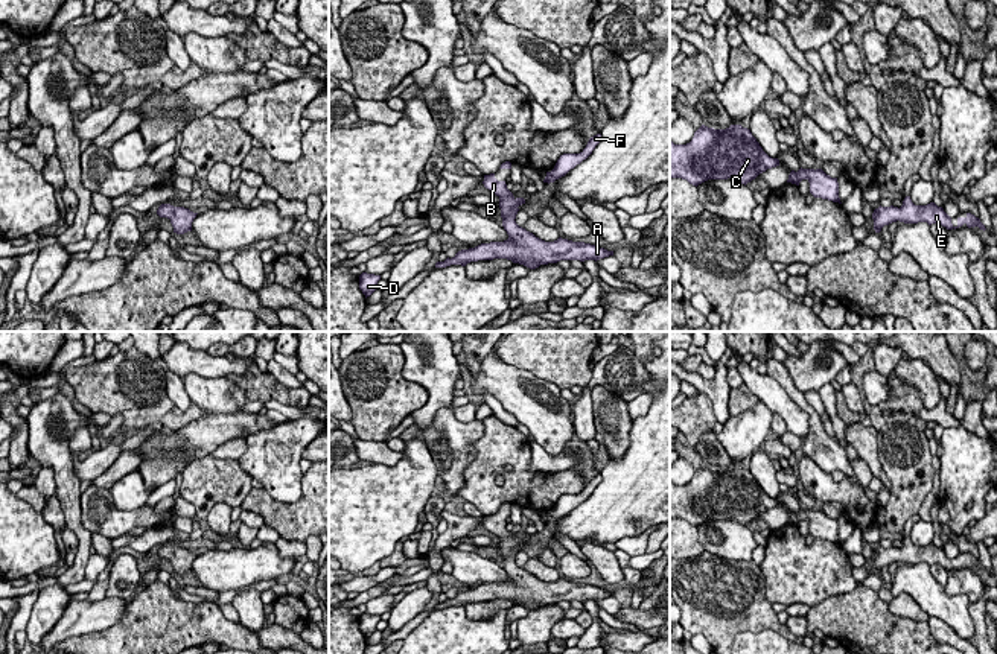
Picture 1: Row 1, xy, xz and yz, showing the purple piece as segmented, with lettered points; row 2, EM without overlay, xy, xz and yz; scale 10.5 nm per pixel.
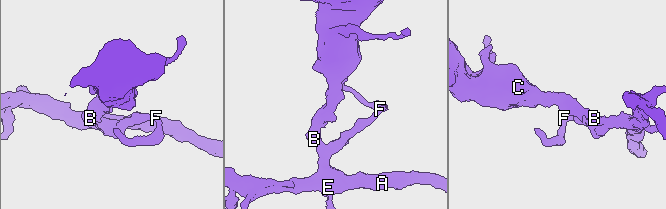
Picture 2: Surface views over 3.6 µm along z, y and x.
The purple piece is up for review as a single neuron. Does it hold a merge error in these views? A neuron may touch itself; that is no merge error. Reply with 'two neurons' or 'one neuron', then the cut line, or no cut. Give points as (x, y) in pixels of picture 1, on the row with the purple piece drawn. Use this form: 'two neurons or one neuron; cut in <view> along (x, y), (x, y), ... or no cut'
one neuron; no cut

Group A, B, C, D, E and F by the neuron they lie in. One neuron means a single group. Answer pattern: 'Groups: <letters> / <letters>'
Groups: A B C D E F

